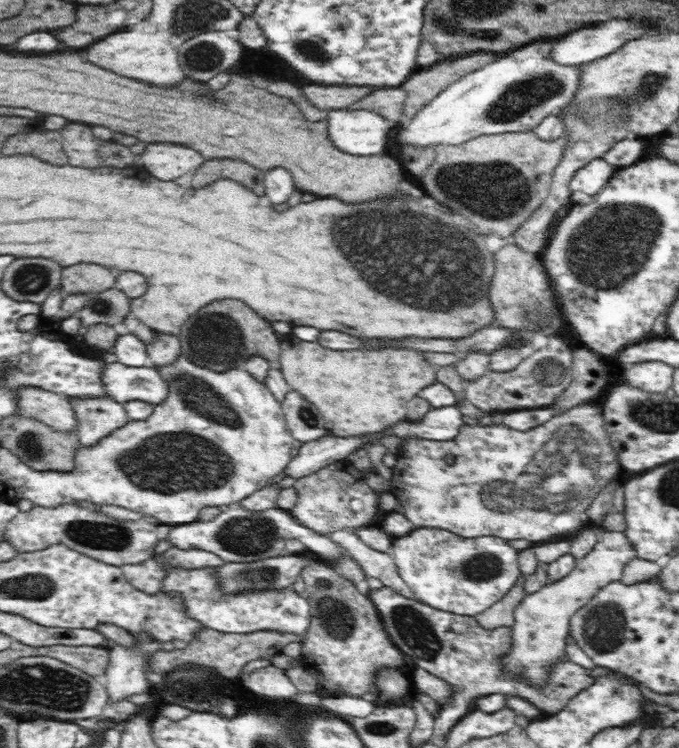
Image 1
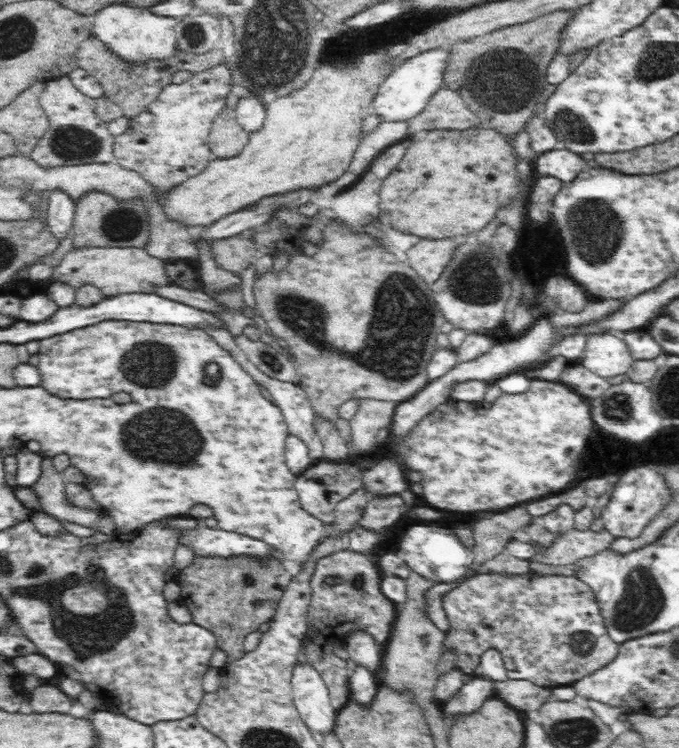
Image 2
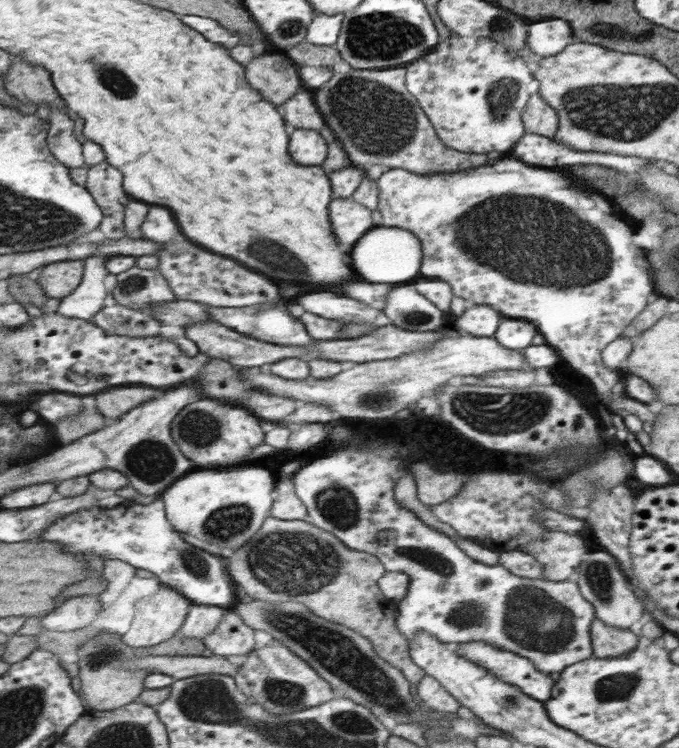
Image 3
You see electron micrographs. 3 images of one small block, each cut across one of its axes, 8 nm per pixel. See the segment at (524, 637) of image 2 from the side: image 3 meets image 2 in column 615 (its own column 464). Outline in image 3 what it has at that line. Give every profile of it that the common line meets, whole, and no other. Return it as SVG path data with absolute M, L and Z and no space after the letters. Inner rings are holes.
M484 642L459 643L459 648L463 656L483 665L484 669L490 670L500 681L515 684L533 700L542 702L551 699L555 682L547 673L537 669L532 660Z

